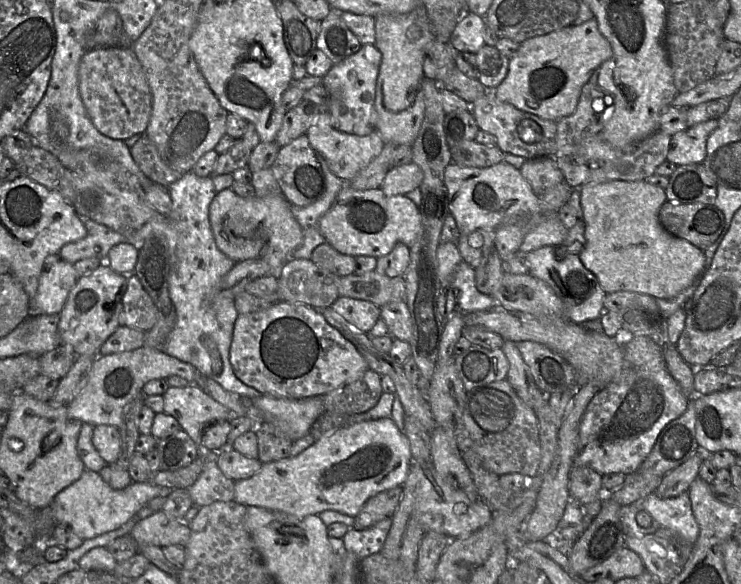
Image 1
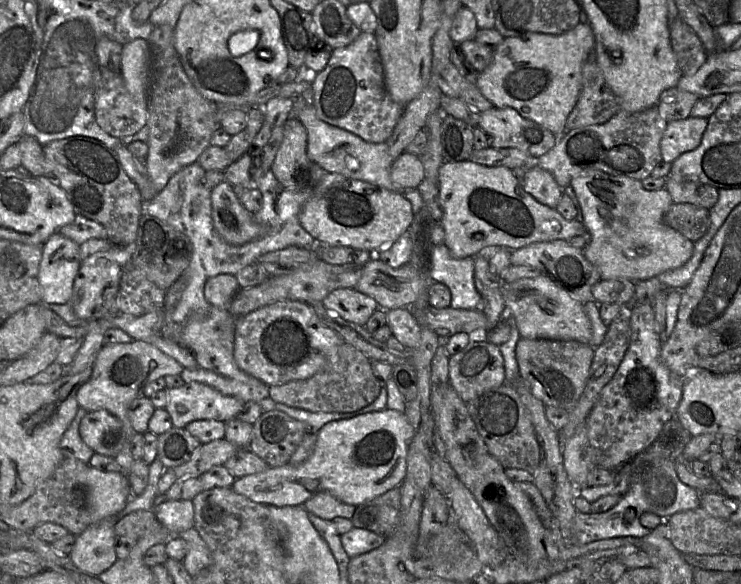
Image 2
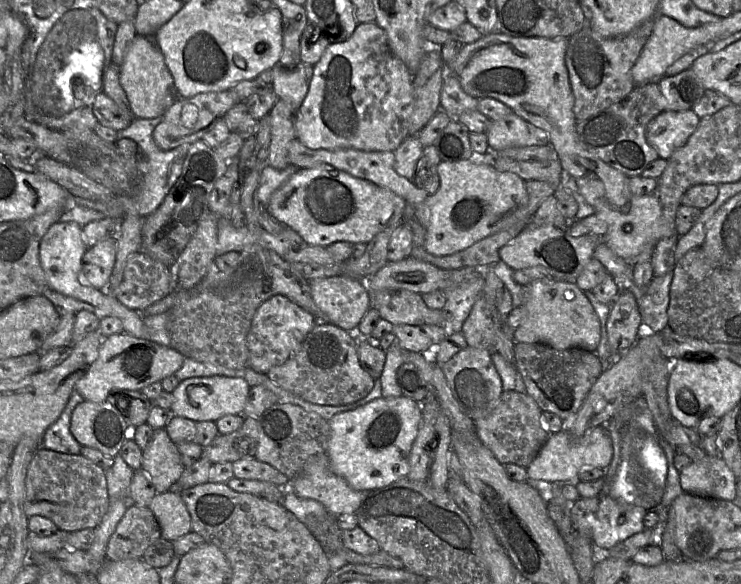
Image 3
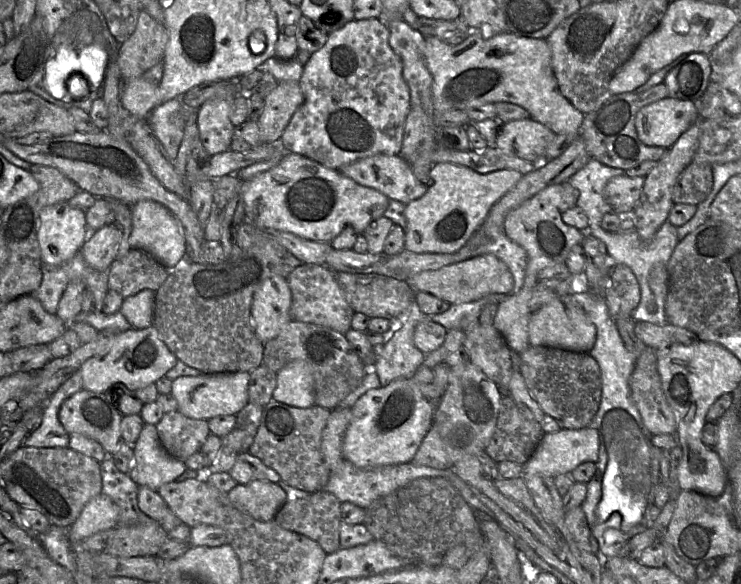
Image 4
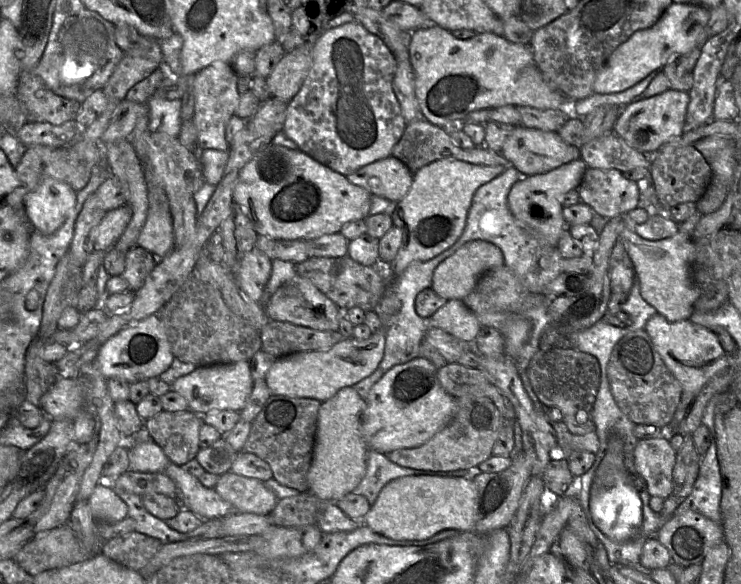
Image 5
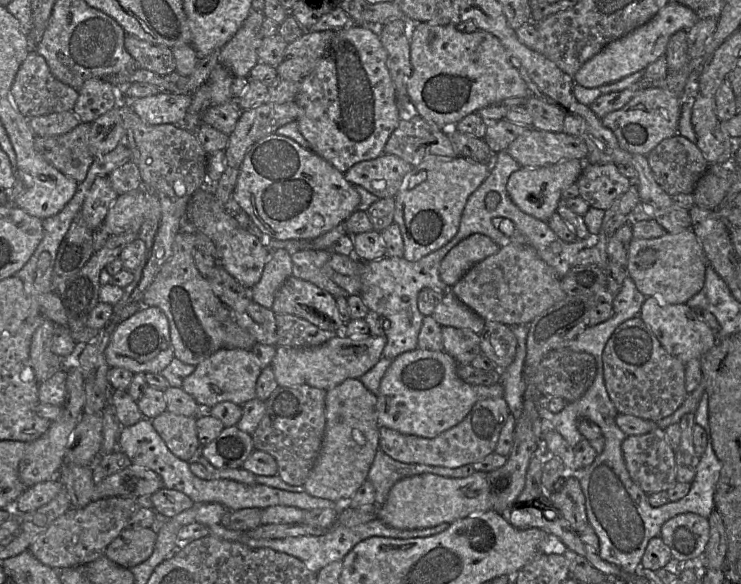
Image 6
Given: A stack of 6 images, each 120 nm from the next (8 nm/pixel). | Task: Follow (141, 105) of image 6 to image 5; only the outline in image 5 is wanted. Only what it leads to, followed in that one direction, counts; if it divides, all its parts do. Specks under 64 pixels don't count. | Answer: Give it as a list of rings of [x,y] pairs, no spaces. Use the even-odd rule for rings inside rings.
[[[152,96],[145,103],[145,107],[148,110],[151,132],[164,132],[178,138],[182,124],[180,99],[169,100]]]

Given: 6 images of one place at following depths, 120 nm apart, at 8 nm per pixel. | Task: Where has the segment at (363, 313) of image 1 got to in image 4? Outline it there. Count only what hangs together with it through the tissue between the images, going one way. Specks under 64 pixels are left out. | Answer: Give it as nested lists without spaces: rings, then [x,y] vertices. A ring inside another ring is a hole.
[[[302,264],[292,269],[286,277],[291,290],[291,319],[331,328],[345,334],[351,329],[354,310],[348,304],[337,281],[336,273],[325,265]]]

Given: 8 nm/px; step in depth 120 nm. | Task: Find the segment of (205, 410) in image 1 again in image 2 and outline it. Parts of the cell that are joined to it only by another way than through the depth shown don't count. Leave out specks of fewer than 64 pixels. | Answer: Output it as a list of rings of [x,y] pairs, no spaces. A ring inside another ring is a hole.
[[[199,382],[164,390],[167,393],[164,409],[169,413],[174,428],[185,428],[196,420],[227,422],[235,418],[245,404]]]

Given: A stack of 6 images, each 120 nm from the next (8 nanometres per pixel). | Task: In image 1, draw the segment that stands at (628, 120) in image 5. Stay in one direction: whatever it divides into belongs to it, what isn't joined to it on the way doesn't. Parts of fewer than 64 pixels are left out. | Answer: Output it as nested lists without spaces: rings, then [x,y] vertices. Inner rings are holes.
[[[717,119],[700,122],[671,136],[666,160],[682,166],[702,164],[706,156],[706,142],[718,125]]]

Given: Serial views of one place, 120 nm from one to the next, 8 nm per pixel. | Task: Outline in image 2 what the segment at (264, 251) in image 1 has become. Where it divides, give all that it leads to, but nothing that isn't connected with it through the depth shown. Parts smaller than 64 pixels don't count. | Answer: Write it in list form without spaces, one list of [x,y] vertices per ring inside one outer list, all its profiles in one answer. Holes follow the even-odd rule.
[[[227,180],[211,190],[211,210],[213,225],[228,244],[240,246],[258,239],[266,232],[255,214],[245,209]]]

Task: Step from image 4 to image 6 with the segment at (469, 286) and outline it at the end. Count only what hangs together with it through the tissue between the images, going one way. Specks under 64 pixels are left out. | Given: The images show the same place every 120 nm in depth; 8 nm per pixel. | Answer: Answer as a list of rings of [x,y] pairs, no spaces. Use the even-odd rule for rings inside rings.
[[[474,233],[461,240],[442,259],[440,279],[449,287],[454,286],[476,263],[495,254],[500,246],[489,236]]]

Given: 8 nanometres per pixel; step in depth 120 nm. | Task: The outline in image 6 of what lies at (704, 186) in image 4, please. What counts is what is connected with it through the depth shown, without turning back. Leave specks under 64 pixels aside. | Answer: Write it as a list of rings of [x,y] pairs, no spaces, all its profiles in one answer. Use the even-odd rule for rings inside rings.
[[[680,134],[662,140],[647,158],[656,182],[670,196],[693,194],[697,182],[710,165],[696,143]]]

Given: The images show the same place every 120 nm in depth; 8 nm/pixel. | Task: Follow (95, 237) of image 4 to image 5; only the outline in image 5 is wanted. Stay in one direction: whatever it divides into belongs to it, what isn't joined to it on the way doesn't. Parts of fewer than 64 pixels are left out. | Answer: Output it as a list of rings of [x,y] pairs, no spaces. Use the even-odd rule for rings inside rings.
[[[124,204],[105,213],[97,228],[94,250],[106,253],[123,234],[131,219],[130,208]]]

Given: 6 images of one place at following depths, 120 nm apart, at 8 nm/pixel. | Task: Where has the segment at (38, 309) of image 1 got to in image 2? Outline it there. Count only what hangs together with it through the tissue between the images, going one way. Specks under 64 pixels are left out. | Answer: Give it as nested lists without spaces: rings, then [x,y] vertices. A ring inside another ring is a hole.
[[[59,231],[43,244],[38,270],[41,303],[69,303],[81,262],[79,250],[80,245]]]

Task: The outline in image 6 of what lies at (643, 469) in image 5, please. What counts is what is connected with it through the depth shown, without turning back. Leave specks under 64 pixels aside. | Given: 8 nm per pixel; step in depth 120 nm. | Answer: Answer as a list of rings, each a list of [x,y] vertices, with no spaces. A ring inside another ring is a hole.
[[[660,428],[643,435],[627,436],[622,452],[630,477],[646,494],[668,491],[677,482],[675,451]]]

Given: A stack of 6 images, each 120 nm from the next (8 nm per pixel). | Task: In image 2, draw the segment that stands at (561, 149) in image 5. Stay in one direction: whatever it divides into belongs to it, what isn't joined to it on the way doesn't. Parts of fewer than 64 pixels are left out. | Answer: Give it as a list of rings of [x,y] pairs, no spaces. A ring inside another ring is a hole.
[[[512,107],[497,108],[480,113],[478,127],[492,137],[493,148],[517,148],[532,158],[550,151],[559,136],[536,122],[524,118]]]

